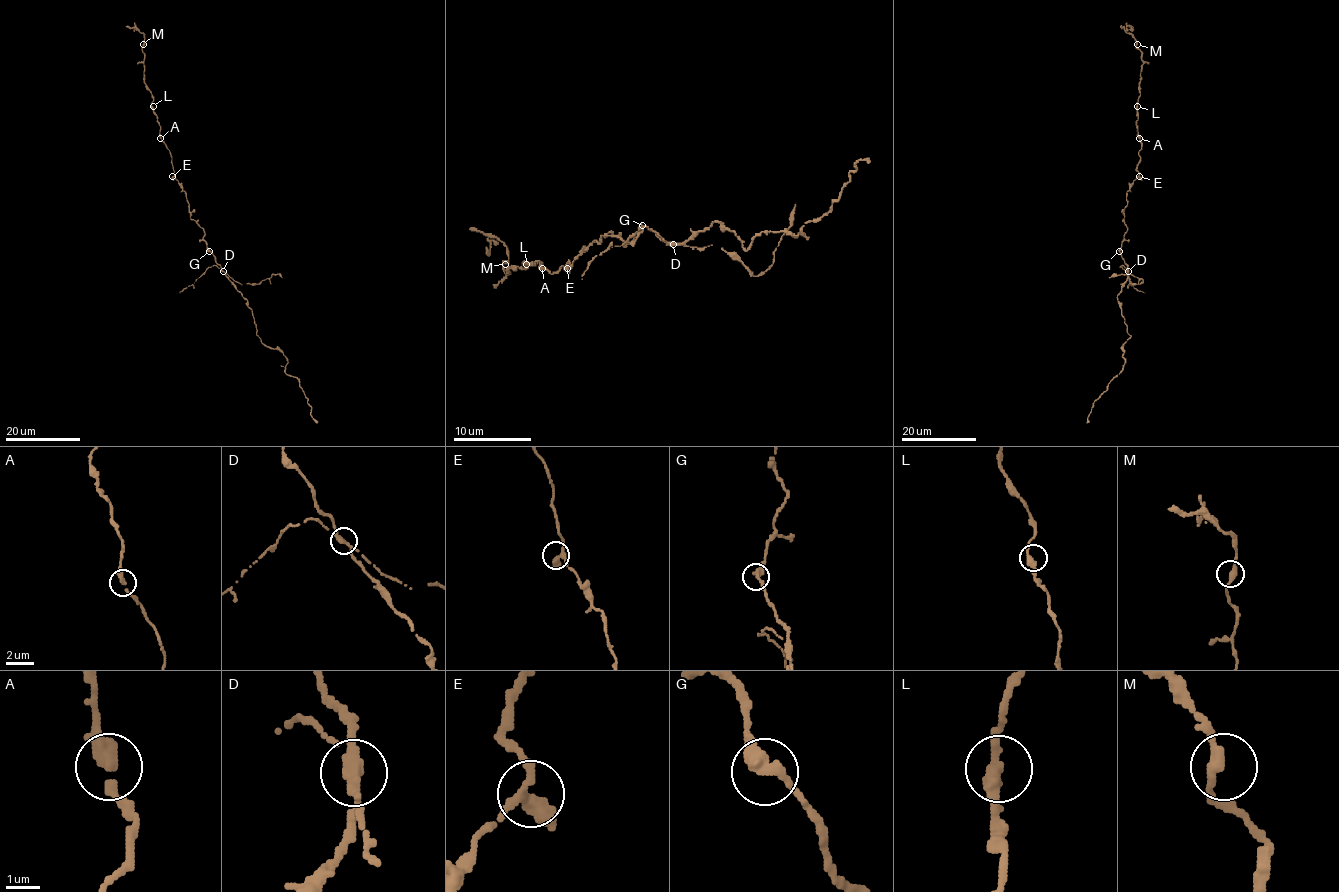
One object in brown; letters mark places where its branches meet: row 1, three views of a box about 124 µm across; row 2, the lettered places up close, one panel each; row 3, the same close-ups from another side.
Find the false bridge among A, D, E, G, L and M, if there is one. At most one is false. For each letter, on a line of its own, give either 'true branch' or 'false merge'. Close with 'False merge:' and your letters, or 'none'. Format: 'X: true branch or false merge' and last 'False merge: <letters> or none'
A: true branch
D: false merge
E: true branch
G: true branch
L: true branch
M: true branch
False merge: D

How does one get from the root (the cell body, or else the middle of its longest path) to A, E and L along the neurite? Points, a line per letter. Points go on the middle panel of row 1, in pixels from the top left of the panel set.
A: (633, 237), (627, 242), (604, 235), (571, 268), (569, 262), (565, 269), (561, 266), (551, 273), (542, 268)
E: (633, 237), (635, 238), (627, 242), (619, 237), (604, 235), (602, 242), (596, 240), (590, 244), (567, 268)
L: (633, 237), (627, 242), (604, 235), (571, 268), (569, 262), (551, 273), (538, 262), (526, 264)

